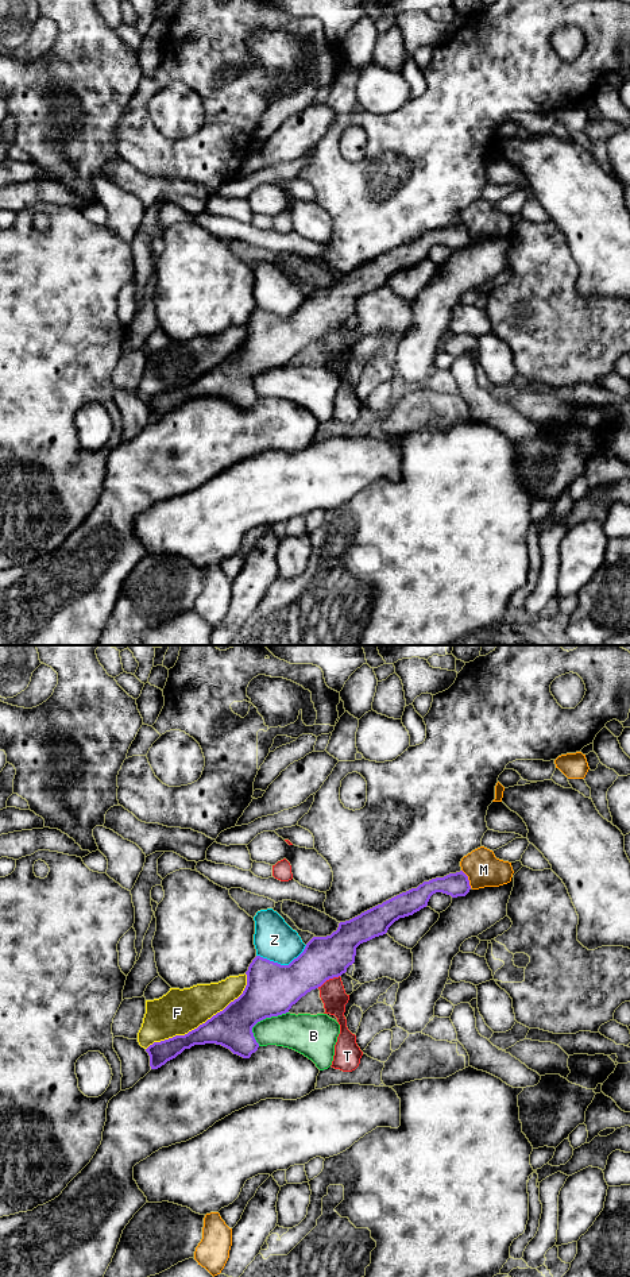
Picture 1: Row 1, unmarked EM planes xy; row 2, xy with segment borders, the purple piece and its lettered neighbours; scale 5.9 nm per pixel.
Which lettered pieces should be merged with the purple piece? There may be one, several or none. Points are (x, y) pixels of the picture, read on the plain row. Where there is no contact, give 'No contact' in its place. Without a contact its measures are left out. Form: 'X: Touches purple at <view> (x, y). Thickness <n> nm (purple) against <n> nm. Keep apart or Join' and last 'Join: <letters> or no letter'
B: Touches purple at xy (261, 371). Thickness 300 nm (purple) against 220 nm. Keep apart
F: Touches purple at xy (203, 375). Thickness 240 nm (purple) against 260 nm. Keep apart
M: Touches purple at xy (467, 231). Thickness 140 nm (purple) against 200 nm. Keep apart
T: Touches purple at xy (328, 331). Thickness 260 nm (purple) against 150 nm. Keep apart
Z: Touches purple at xy (282, 317). Thickness 300 nm (purple) against 240 nm. Keep apart
Join: no letter

